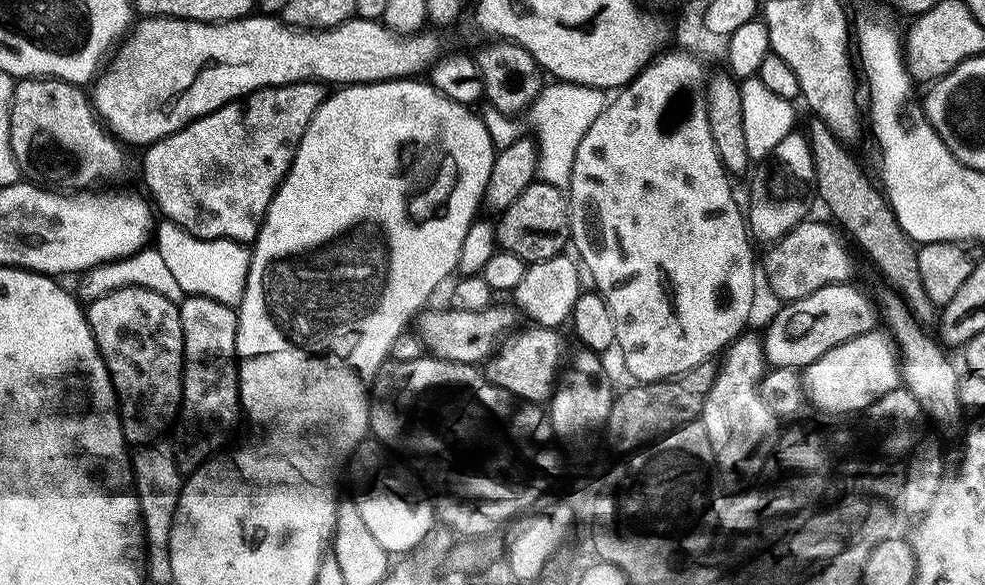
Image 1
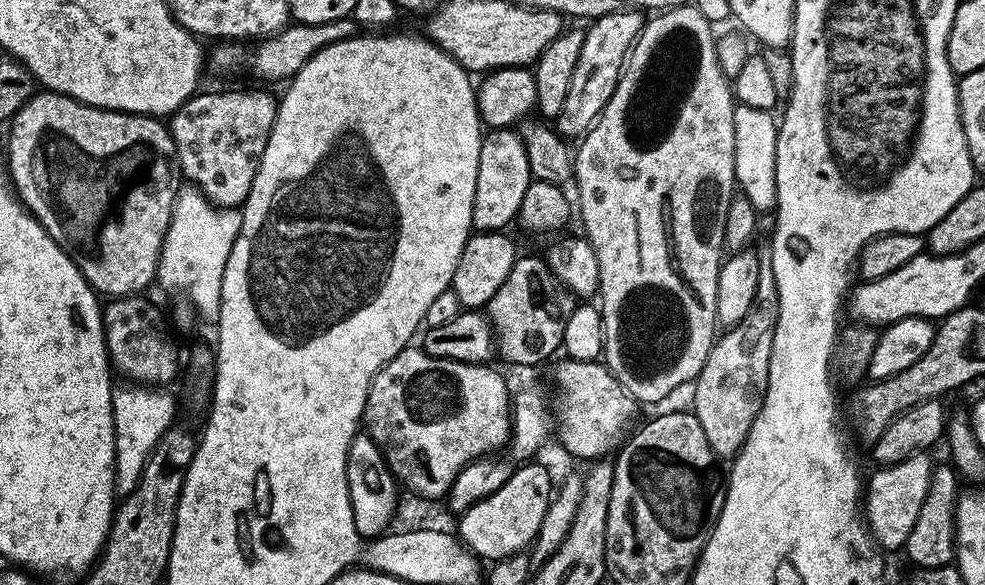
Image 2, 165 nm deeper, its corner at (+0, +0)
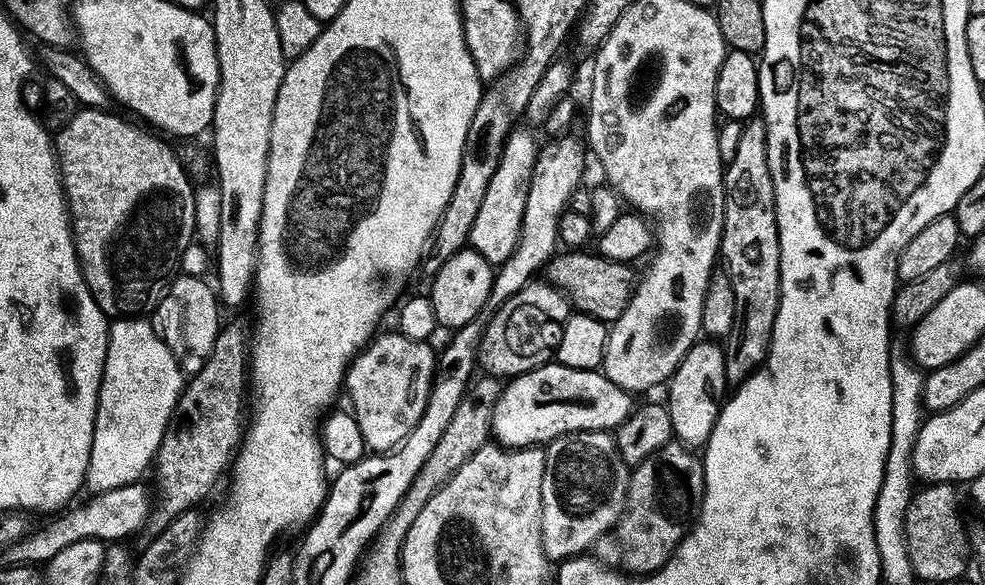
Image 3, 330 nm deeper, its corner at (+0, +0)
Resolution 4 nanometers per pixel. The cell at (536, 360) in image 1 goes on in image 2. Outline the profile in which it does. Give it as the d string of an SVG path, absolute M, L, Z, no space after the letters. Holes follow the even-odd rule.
M565 359L563 363L564 365L557 370L556 376L560 379L561 392L560 412L558 408L558 436L560 432L560 440L564 443L565 450L580 460L588 460L587 462L611 457L625 443L629 435L628 427L636 420L638 401L627 392L620 379L603 363L594 360L578 362L569 359Z

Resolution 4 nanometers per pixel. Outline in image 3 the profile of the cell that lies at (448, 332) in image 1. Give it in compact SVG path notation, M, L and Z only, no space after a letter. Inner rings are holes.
M568 252L565 256L557 254L552 257L551 262L546 267L546 275L548 274L546 280L552 287L567 295L568 300L571 301L571 307L577 313L593 316L594 319L611 326L618 322L618 318L622 318L622 314L626 314L626 306L632 301L632 293L635 292L638 283L638 272L635 272L636 270L631 264L614 262L599 254L590 256L586 252Z

